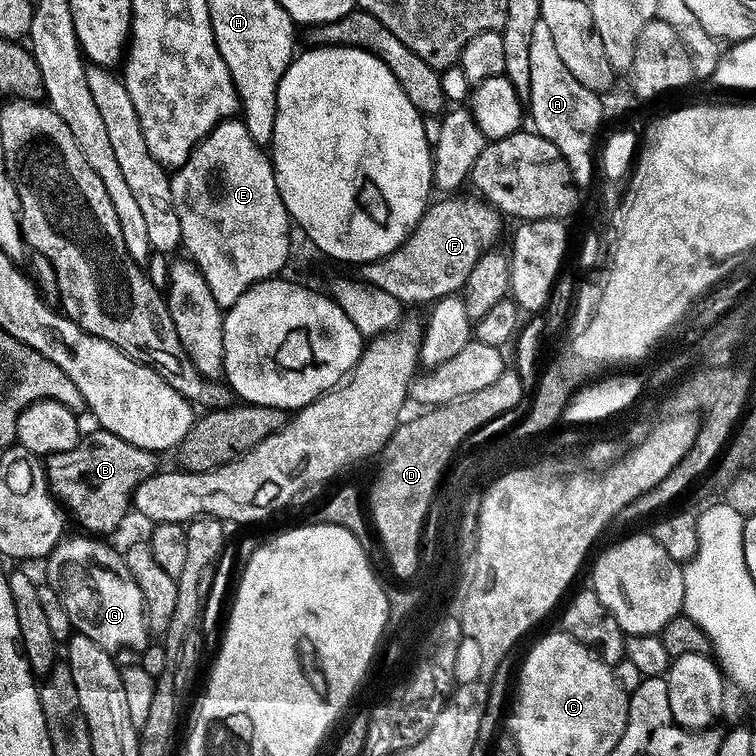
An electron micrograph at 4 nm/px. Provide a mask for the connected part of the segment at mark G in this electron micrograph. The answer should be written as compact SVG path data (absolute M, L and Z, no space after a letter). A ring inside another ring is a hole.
M90 534L67 537L56 544L55 550L46 558L46 580L58 598L61 606L67 613L69 622L79 635L90 638L104 650L119 654L122 650L130 648L142 649L150 637L147 616L144 613L144 599L138 584L127 569L125 560L119 549L114 550L110 545L104 544L103 539Z

